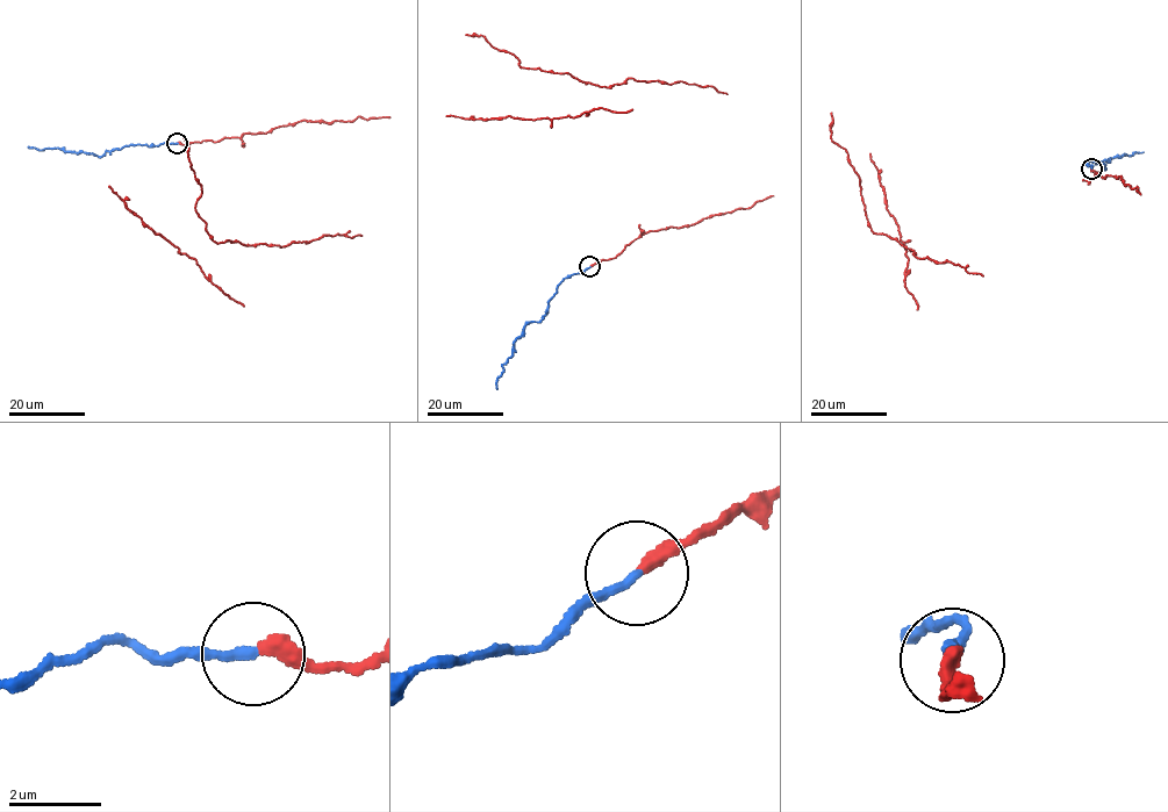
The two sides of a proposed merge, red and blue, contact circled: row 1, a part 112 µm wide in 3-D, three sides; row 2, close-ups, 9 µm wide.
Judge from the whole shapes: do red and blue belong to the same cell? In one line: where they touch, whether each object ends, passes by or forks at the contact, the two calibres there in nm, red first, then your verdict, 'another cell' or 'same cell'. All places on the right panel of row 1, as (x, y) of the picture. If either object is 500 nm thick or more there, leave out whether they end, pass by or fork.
place (1091, 169); red ends; blue ends; calibres 340 and 190 nm; another cell

